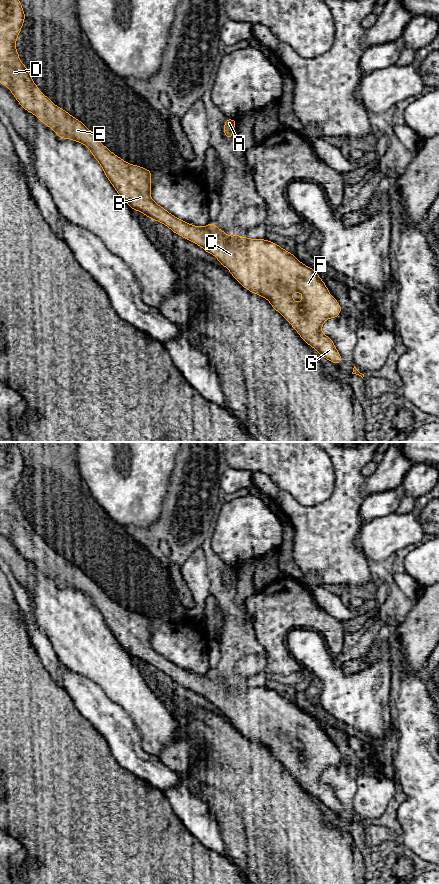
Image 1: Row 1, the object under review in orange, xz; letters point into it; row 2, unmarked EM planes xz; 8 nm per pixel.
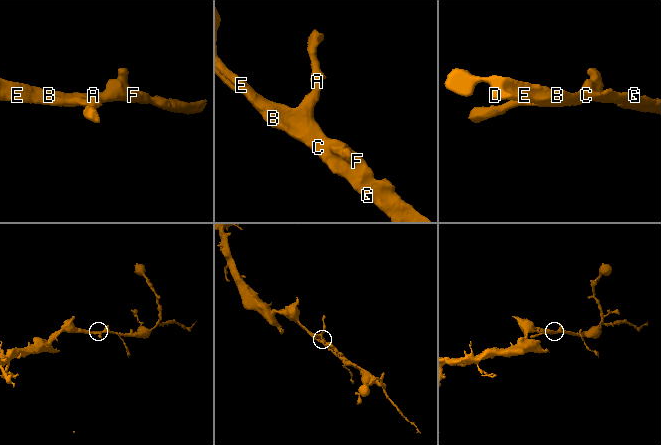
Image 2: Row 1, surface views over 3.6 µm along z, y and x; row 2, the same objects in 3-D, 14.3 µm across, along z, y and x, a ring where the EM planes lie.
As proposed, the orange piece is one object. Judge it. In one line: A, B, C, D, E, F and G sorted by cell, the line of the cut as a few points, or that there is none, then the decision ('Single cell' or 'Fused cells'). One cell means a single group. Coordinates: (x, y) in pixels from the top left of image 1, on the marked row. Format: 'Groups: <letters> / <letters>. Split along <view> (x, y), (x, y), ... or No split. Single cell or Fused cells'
Groups: A B C D E F G. No split. Single cell

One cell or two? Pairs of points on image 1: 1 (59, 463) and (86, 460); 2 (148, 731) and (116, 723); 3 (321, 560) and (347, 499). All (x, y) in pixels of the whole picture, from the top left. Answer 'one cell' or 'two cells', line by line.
1: two cells
2: two cells
3: one cell

